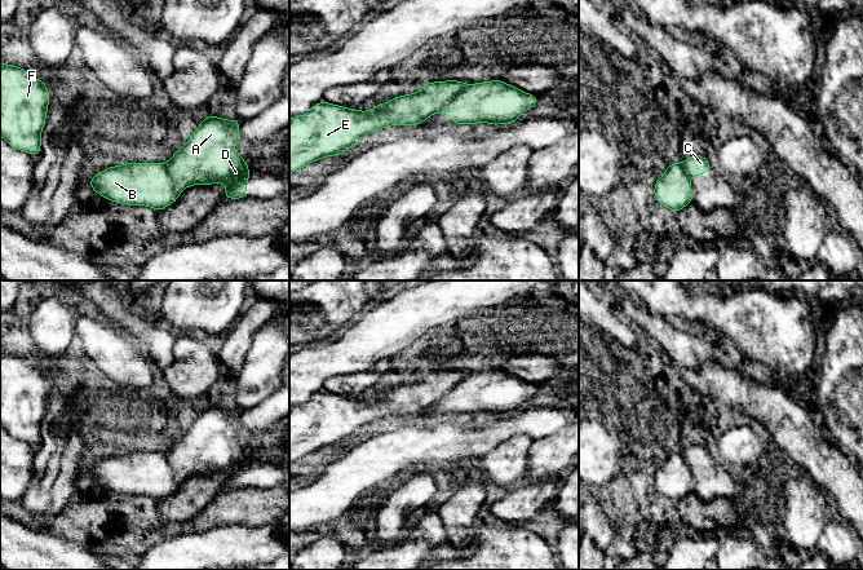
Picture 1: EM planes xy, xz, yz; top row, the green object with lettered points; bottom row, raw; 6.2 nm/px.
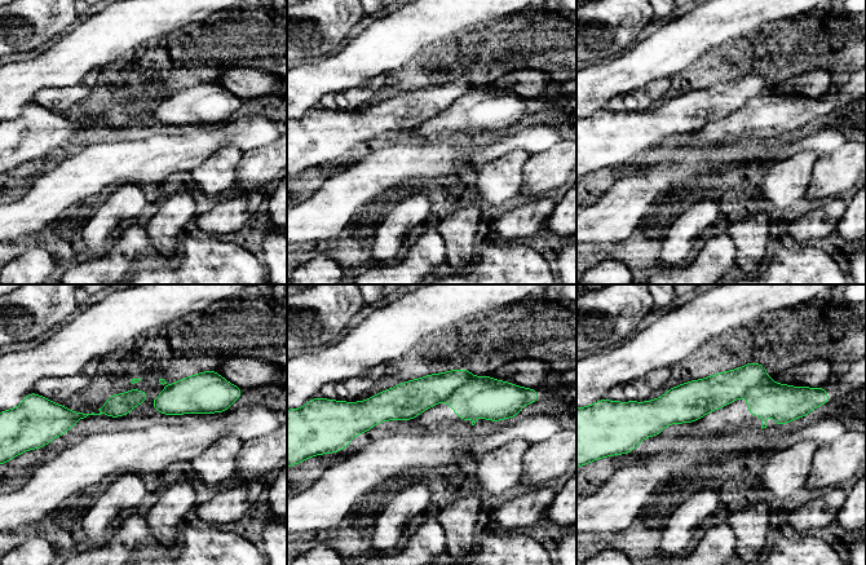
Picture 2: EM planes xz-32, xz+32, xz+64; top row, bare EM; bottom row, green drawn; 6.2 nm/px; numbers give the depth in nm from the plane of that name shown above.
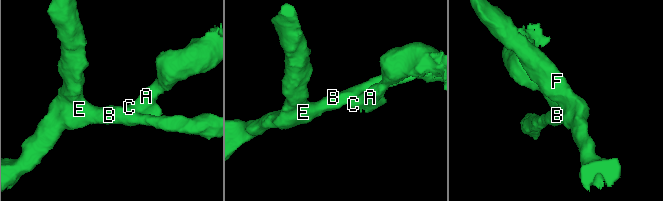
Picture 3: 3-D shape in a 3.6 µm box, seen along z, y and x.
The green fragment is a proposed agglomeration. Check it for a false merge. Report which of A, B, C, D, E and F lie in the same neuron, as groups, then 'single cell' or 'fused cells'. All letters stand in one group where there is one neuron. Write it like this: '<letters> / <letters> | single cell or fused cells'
A C D / B E F | fused cells

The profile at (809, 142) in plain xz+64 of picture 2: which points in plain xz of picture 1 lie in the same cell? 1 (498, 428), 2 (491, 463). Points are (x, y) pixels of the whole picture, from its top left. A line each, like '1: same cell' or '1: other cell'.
1: same cell
2: other cell

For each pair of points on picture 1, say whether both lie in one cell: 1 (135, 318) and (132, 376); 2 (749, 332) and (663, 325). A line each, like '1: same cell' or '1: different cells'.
1: different cells
2: different cells

